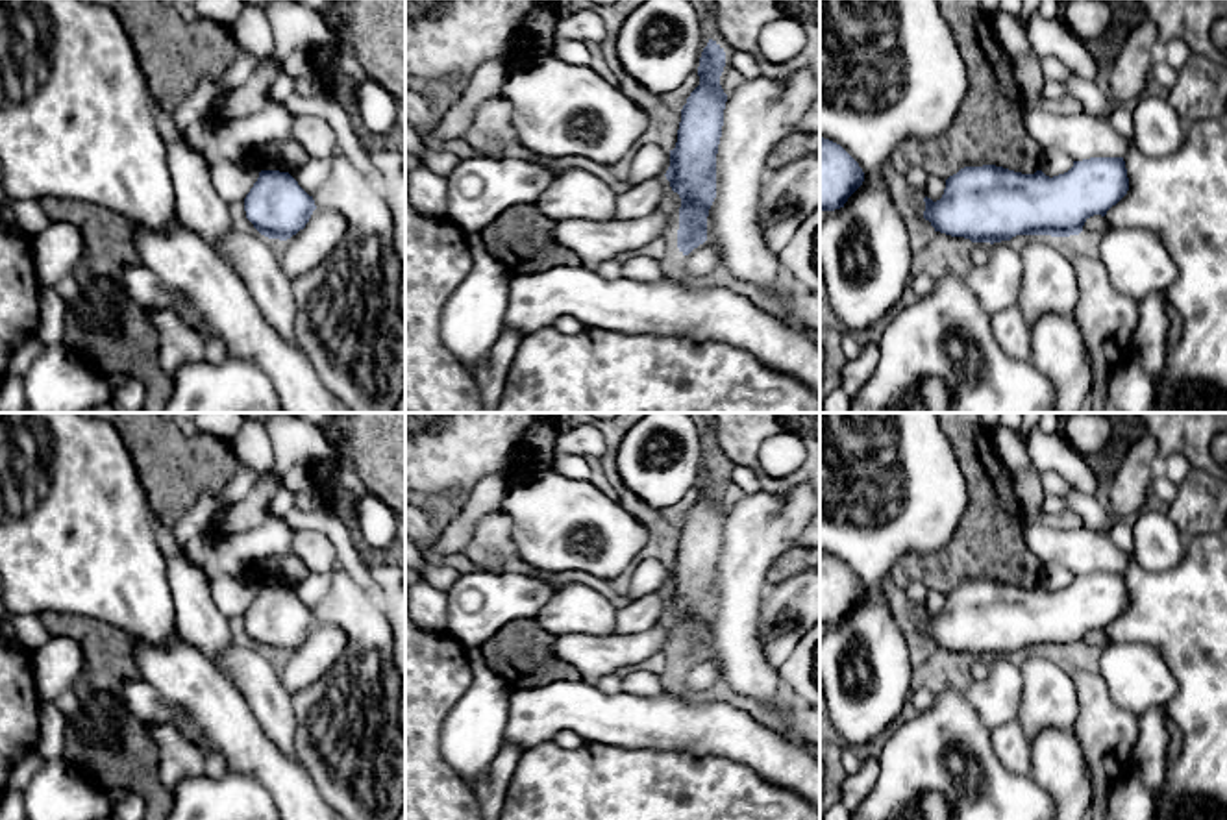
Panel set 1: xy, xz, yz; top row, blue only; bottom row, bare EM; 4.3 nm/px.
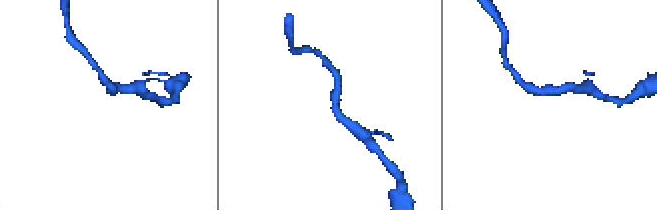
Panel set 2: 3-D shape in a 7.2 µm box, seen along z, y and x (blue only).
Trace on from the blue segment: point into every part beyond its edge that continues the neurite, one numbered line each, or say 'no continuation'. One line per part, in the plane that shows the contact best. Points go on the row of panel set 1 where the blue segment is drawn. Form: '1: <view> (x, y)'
no continuation

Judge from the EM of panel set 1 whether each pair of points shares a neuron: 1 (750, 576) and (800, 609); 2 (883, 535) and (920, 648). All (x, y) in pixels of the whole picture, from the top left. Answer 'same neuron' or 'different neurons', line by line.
1: different neurons
2: different neurons

